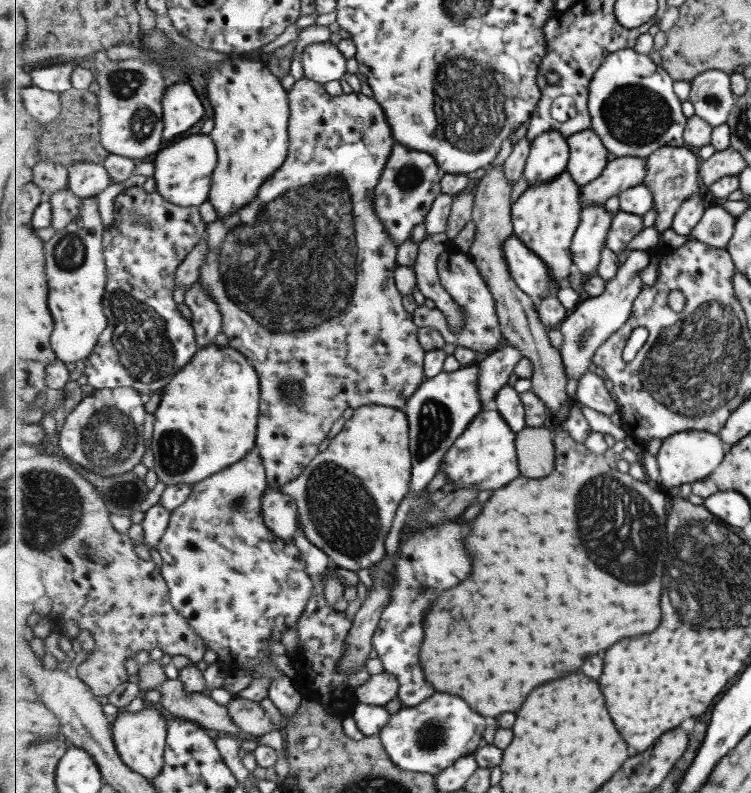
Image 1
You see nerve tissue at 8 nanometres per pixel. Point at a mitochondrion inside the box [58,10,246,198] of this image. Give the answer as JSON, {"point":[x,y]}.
{"point":[125,83]}

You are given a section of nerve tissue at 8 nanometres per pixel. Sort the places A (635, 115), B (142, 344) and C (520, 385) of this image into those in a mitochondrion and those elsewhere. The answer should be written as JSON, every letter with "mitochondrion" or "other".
{"A":"mitochondrion","B":"mitochondrion","C":"other"}

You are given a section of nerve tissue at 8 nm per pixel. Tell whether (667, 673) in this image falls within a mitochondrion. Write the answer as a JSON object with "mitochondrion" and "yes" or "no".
{"mitochondrion":"no"}

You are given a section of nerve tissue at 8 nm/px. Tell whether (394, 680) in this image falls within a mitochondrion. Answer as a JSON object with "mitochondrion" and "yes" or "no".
{"mitochondrion":"no"}

